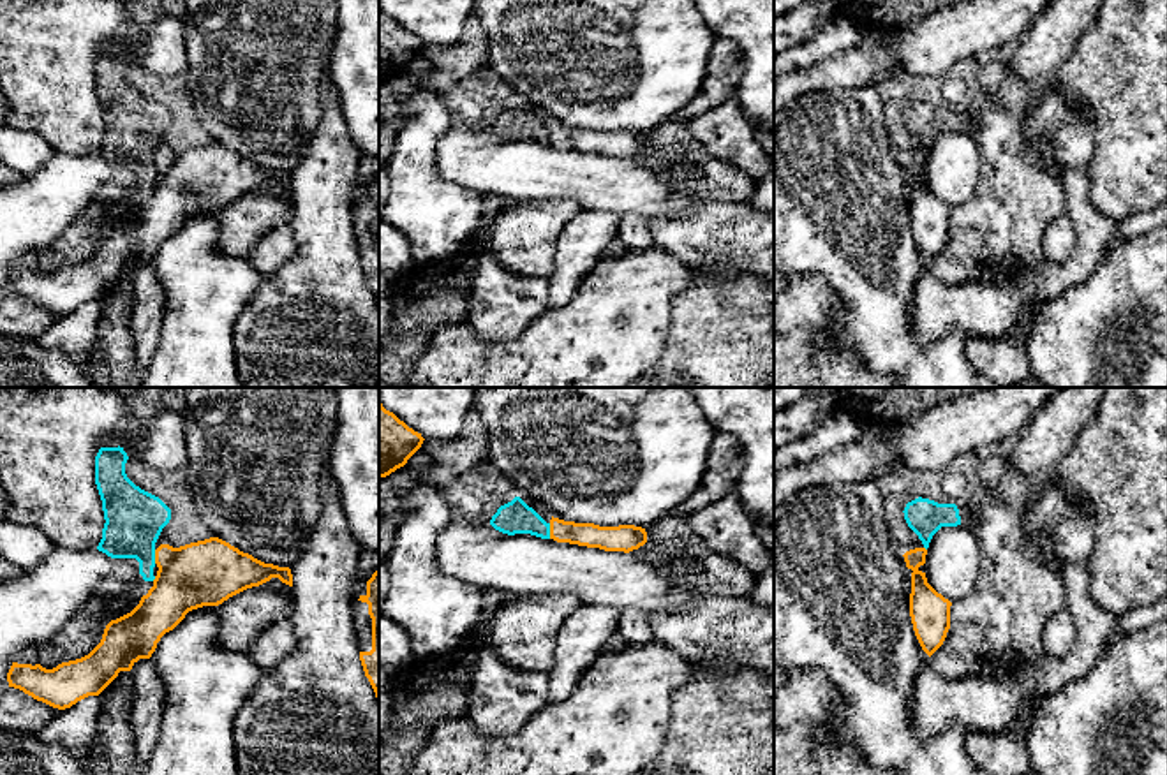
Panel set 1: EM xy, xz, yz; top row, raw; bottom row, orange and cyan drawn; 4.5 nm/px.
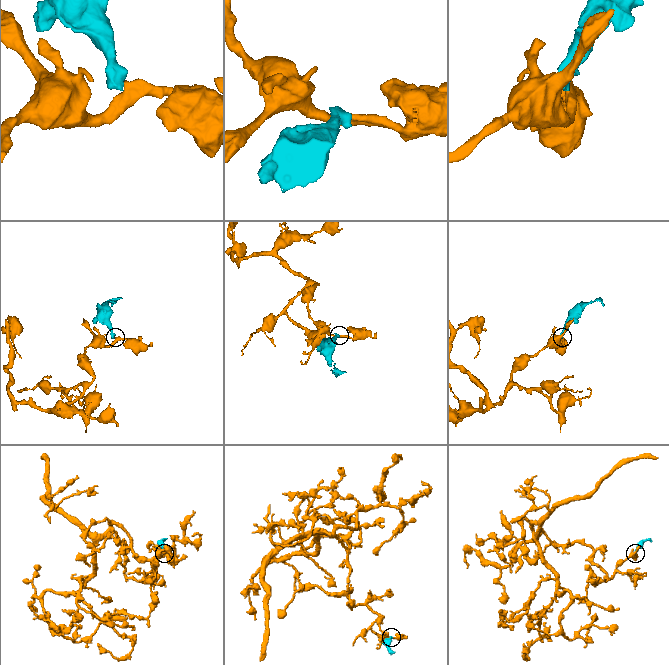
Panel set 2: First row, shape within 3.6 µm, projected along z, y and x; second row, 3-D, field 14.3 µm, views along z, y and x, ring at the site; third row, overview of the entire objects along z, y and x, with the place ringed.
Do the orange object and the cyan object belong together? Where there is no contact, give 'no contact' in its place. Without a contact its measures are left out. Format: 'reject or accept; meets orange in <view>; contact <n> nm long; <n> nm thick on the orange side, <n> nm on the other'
reject; meets orange in xz; contact 70 nm long; 110 nm thick on the orange side, 150 nm on the other

